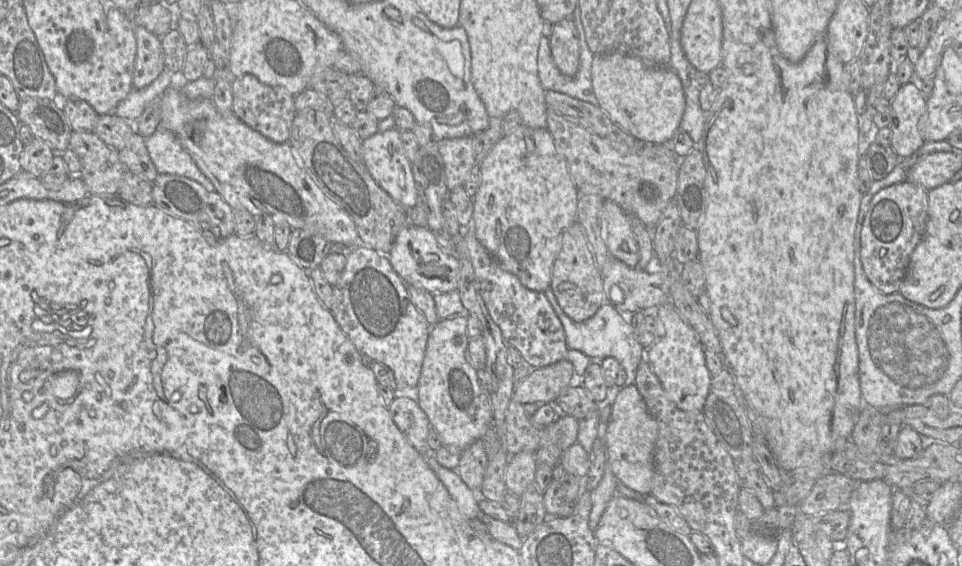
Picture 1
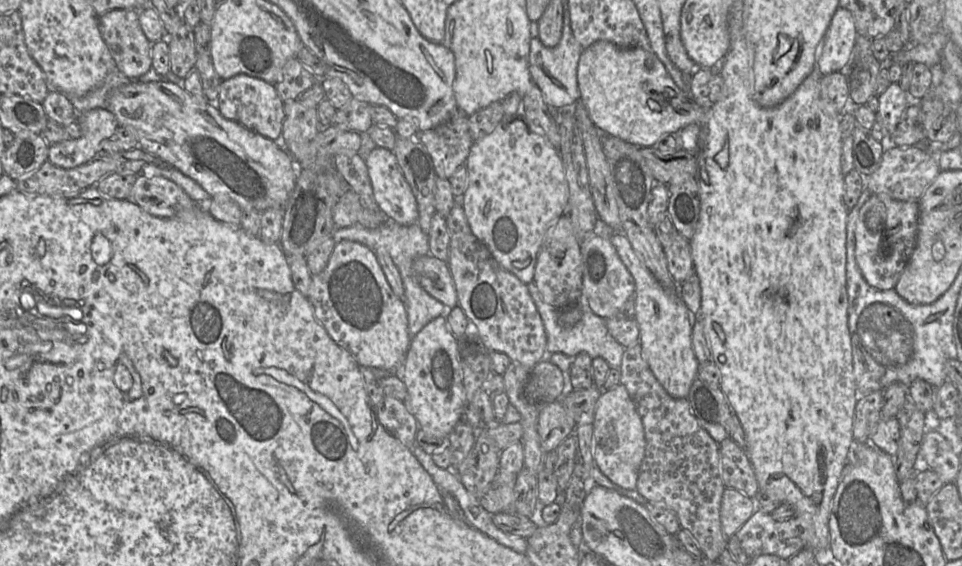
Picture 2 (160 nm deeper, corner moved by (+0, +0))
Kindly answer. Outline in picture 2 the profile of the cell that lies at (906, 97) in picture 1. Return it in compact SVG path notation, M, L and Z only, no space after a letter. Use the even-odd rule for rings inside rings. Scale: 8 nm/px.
M891 83L886 91L878 96L877 120L892 134L909 103L911 94L899 84Z

